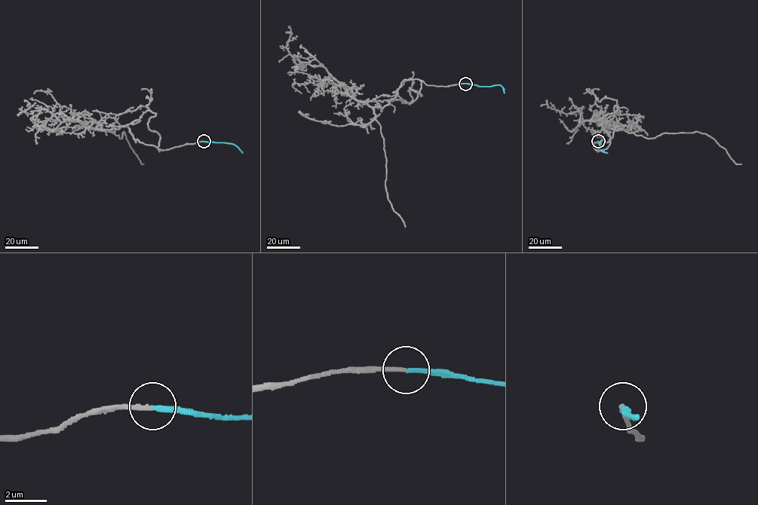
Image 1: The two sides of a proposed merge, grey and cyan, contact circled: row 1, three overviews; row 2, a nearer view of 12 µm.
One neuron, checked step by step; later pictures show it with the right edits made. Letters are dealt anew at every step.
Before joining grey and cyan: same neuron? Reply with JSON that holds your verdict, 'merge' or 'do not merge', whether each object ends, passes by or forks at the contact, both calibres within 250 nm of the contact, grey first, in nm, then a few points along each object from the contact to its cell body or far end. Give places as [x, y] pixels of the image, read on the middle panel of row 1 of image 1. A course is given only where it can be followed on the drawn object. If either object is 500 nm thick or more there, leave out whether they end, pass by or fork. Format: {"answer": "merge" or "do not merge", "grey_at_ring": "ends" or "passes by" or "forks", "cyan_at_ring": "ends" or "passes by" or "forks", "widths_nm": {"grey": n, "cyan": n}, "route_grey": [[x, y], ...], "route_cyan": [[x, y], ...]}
{"answer": "merge", "grey_at_ring": "ends", "cyan_at_ring": "ends", "widths_nm": {"grey": 200, "cyan": 240}, "route_grey": [[465, 83], [405, 79], [388, 104], [369, 106], [323, 66], [299, 66], [286, 47], [288, 26]], "route_cyan": [[465, 83], [479, 86], [500, 85], [504, 93]]}

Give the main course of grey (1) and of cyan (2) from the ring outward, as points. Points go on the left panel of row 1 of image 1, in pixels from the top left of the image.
1: (204, 141), (161, 150), (136, 142), (127, 127), (88, 129), (47, 109), (28, 114), (26, 106)
2: (204, 141), (235, 145), (243, 153)

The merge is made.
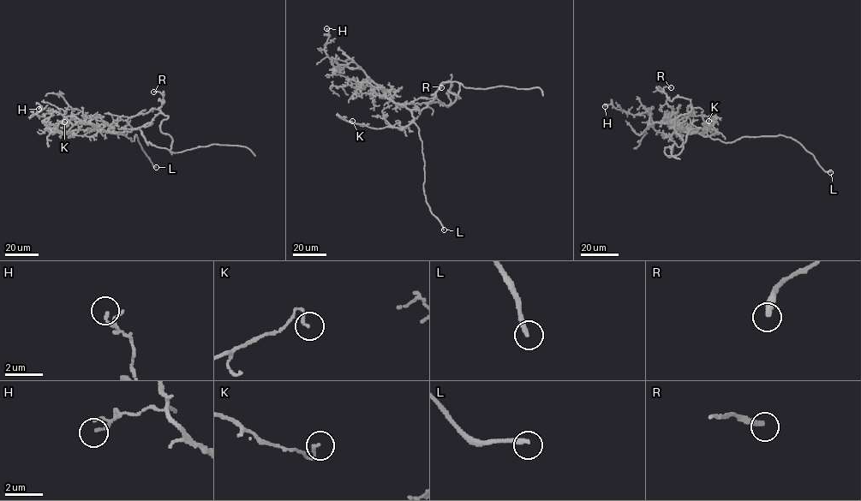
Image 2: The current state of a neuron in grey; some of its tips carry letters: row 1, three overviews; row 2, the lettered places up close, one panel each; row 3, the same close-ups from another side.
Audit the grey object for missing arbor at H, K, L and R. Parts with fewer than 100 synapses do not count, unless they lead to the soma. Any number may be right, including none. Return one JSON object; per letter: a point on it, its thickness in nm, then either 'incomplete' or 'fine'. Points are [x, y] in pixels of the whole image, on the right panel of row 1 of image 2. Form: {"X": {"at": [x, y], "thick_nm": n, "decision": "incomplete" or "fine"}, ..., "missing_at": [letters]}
{"H": {"at": [605, 106], "thick_nm": 160, "decision": "fine"}, "K": {"at": [708, 121], "thick_nm": 130, "decision": "fine"}, "L": {"at": [830, 172], "thick_nm": 240, "decision": "incomplete"}, "R": {"at": [671, 87], "thick_nm": 280, "decision": "fine"}, "missing_at": ["L"]}

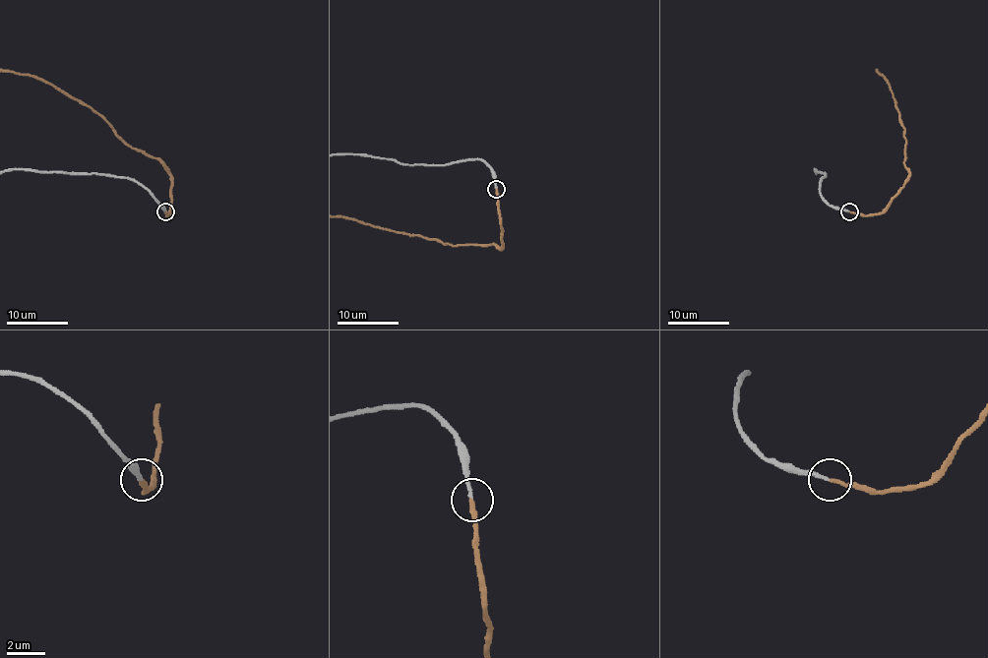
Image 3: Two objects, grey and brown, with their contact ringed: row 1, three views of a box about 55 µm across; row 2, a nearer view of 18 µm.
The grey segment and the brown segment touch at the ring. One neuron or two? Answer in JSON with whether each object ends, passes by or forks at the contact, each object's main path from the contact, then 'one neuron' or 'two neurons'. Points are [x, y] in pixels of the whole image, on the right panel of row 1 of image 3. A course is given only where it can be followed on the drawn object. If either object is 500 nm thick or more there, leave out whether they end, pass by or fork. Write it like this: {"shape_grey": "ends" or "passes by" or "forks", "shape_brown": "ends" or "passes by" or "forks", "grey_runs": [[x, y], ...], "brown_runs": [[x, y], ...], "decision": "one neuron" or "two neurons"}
{"shape_grey": "ends", "shape_brown": "ends", "decision": "one neuron"}

